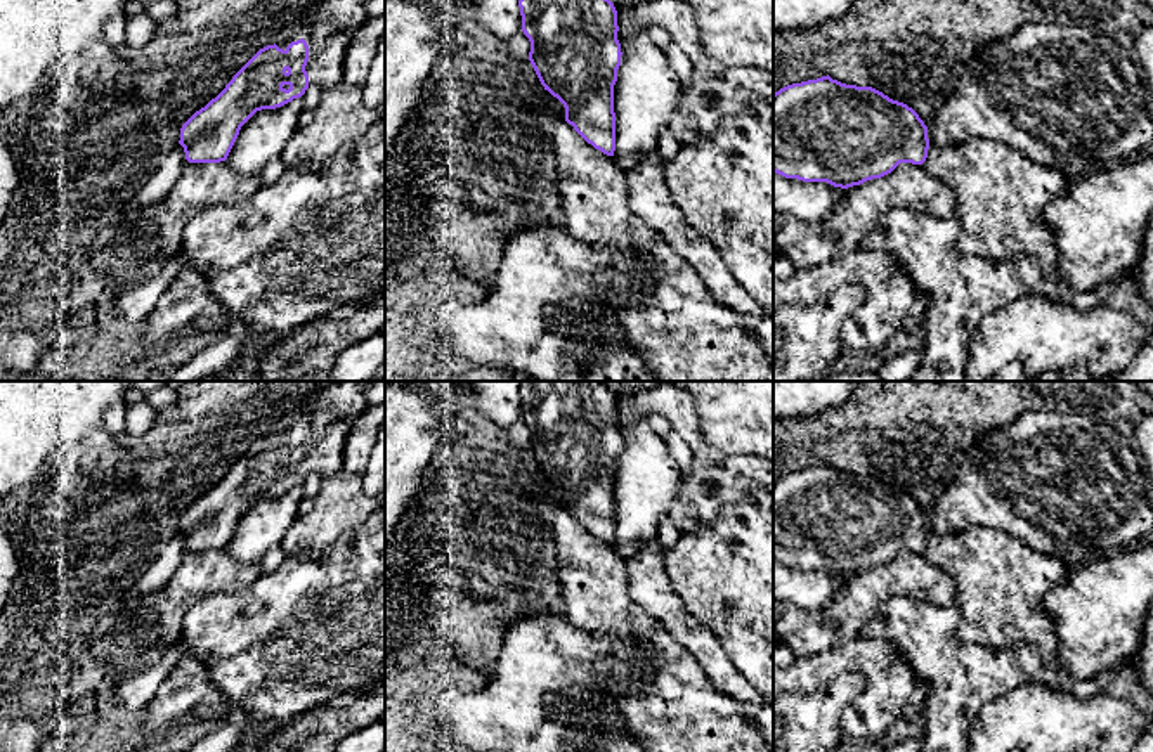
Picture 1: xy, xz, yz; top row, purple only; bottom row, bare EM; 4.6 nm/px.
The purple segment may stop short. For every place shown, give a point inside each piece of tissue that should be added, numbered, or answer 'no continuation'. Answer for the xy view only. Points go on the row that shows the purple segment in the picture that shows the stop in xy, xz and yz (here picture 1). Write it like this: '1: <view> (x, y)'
1: xy (330, 26)

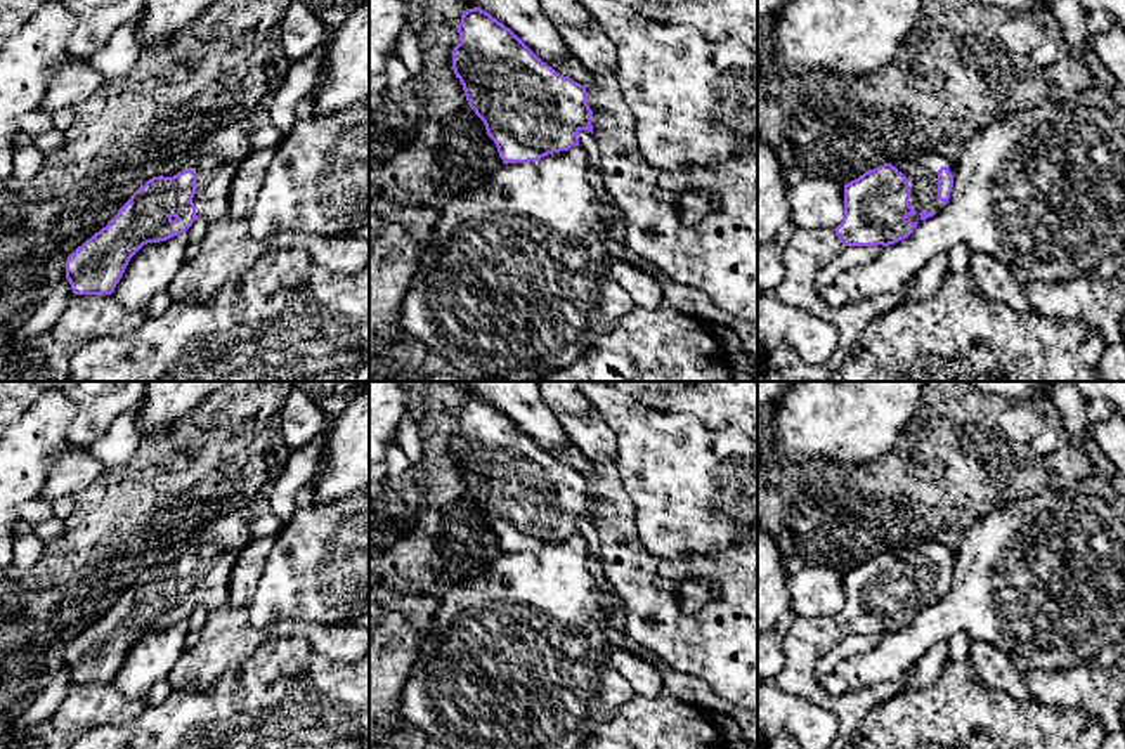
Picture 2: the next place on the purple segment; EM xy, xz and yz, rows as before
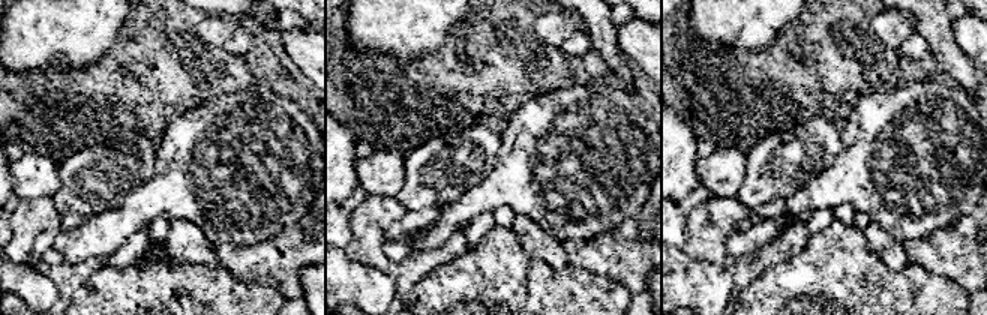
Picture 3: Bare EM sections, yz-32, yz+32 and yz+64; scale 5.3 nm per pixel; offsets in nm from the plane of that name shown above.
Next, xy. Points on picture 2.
1: xy (215, 160)

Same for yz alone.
1: yz (923, 175)

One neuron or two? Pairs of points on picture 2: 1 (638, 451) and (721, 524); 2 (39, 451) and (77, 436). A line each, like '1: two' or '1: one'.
1: one
2: two

